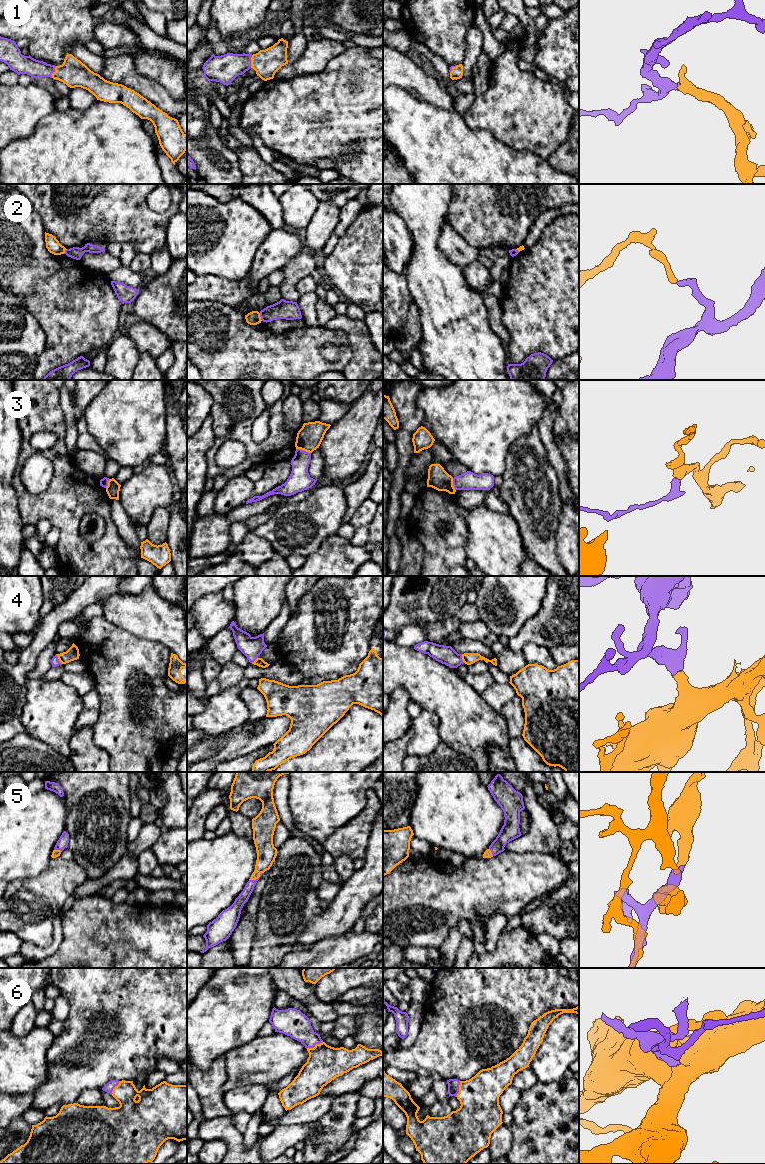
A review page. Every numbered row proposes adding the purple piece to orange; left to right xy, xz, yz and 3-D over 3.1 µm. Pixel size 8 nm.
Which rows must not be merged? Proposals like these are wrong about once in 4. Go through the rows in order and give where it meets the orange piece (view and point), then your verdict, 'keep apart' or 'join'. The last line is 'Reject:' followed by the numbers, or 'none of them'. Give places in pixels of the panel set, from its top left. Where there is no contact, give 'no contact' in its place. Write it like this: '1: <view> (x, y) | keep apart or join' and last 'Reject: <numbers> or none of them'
1: xy (54, 72) | join
2: xz (260, 317) | keep apart
3: xz (303, 449) | keep apart
4: xy (58, 658) | join
5: xz (256, 878) | join
6: xz (315, 1046) | join
Reject: 2, 3

